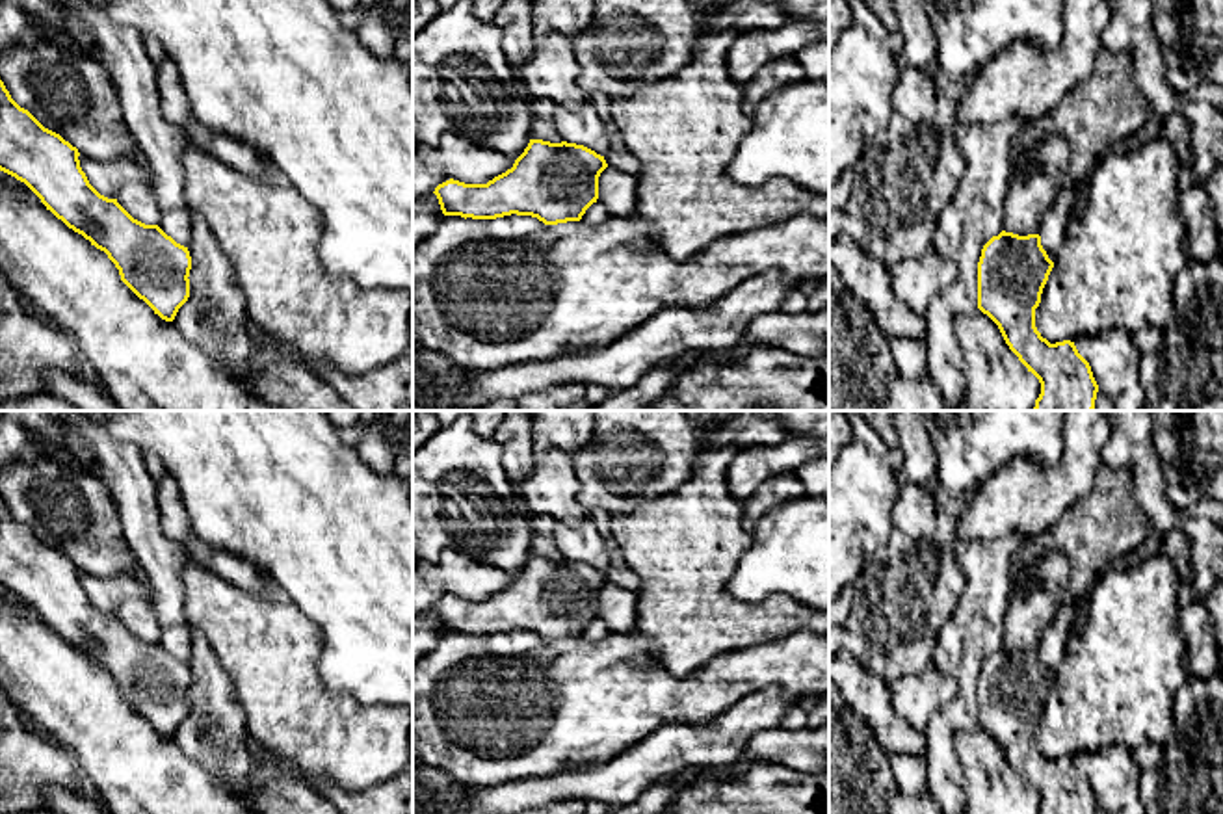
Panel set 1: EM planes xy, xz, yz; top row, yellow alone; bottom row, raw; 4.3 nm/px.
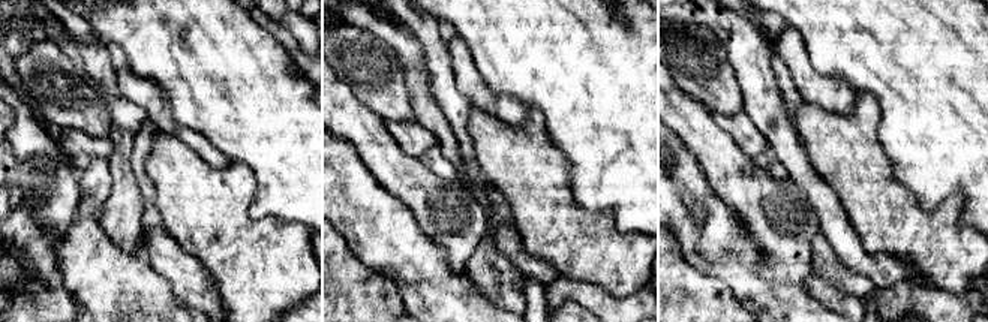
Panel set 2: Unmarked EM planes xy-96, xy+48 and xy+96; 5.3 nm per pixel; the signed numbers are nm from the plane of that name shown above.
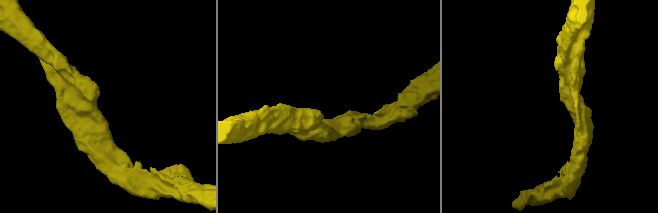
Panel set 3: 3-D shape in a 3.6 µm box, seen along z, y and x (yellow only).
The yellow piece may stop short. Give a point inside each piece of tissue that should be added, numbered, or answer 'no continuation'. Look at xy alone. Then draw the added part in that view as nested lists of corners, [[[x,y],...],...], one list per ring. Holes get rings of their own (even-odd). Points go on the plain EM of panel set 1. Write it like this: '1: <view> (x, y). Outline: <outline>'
no continuation

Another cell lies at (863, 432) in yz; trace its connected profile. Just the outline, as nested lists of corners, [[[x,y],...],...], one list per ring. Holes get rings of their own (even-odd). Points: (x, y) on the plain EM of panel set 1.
[[[844,411],[849,420],[853,439],[866,444],[874,453],[877,453],[887,466],[896,470],[903,463],[903,453],[900,448],[888,448],[881,437],[874,431],[874,427],[857,413],[857,411]]]

